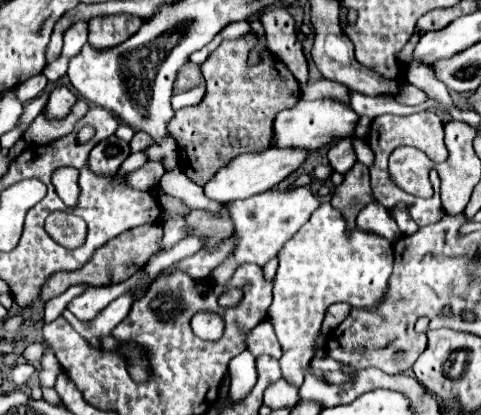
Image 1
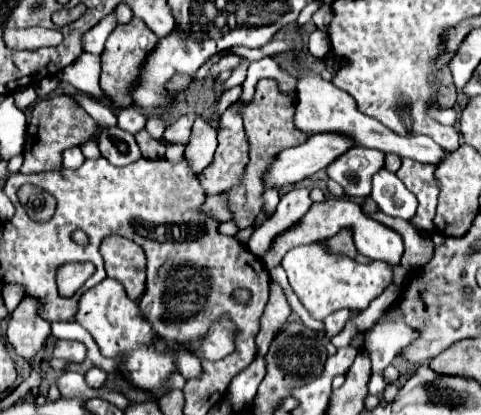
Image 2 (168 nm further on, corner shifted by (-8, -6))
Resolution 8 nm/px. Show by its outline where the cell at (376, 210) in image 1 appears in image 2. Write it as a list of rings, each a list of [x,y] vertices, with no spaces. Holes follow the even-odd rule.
[[[328,198],[324,204],[312,204],[312,208],[308,210],[308,214],[292,228],[288,228],[284,234],[280,234],[270,250],[262,256],[262,260],[268,264],[268,268],[274,268],[276,264],[280,264],[280,260],[284,258],[284,254],[294,248],[294,246],[300,246],[300,244],[312,244],[312,242],[322,242],[322,240],[328,240],[332,236],[336,236],[342,228],[348,228],[352,230],[352,238],[354,238],[354,244],[356,244],[356,250],[372,260],[382,260],[382,262],[388,262],[388,266],[394,268],[394,274],[396,274],[396,282],[394,286],[398,286],[400,290],[404,290],[404,286],[408,286],[408,270],[402,268],[400,264],[400,258],[404,254],[404,242],[402,242],[402,236],[398,232],[394,232],[392,228],[380,224],[380,222],[374,222],[370,220],[358,204],[354,204],[352,200],[338,200],[338,198]]]

